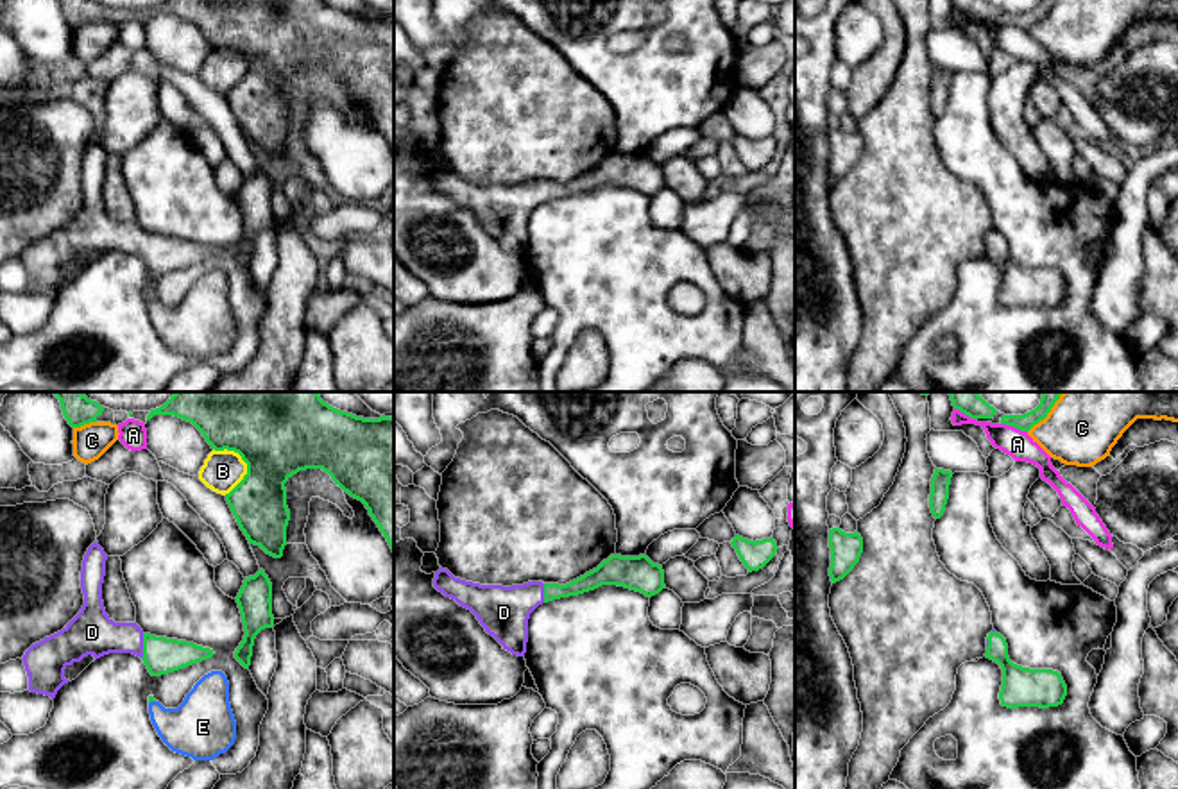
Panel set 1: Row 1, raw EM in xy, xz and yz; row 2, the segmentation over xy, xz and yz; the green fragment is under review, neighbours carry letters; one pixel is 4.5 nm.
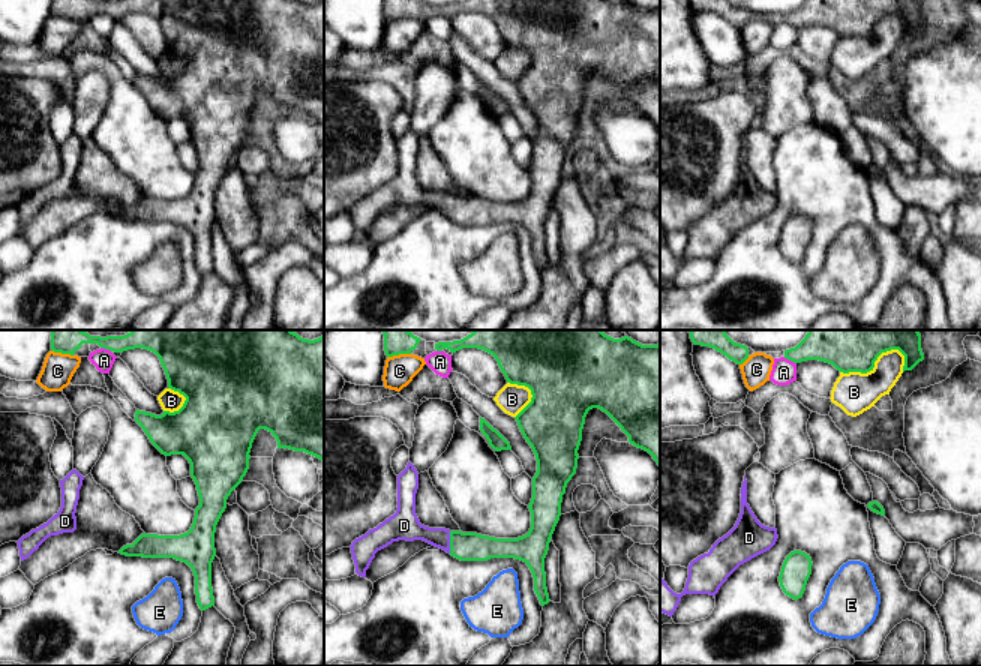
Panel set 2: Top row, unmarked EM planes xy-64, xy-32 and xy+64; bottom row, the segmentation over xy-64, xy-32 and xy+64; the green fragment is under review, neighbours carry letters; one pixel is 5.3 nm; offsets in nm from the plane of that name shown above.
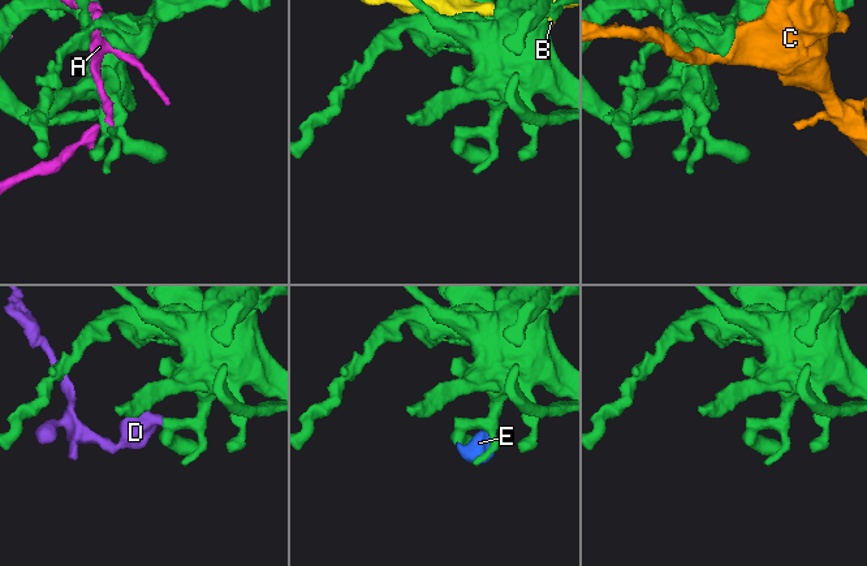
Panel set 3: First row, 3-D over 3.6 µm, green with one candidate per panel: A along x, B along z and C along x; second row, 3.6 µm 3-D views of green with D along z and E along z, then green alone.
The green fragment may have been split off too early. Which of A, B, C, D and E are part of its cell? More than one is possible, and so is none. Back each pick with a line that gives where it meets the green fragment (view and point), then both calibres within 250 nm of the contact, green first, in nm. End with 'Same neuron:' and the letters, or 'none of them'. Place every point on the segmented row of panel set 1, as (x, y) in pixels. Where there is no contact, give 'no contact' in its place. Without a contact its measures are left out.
D: xy (144, 646) | 170/200 nm
E: xy (151, 700) | 30/280 nm
Same neuron: D, E

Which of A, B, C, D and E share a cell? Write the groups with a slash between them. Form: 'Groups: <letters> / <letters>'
Groups: A / B / C / D E

